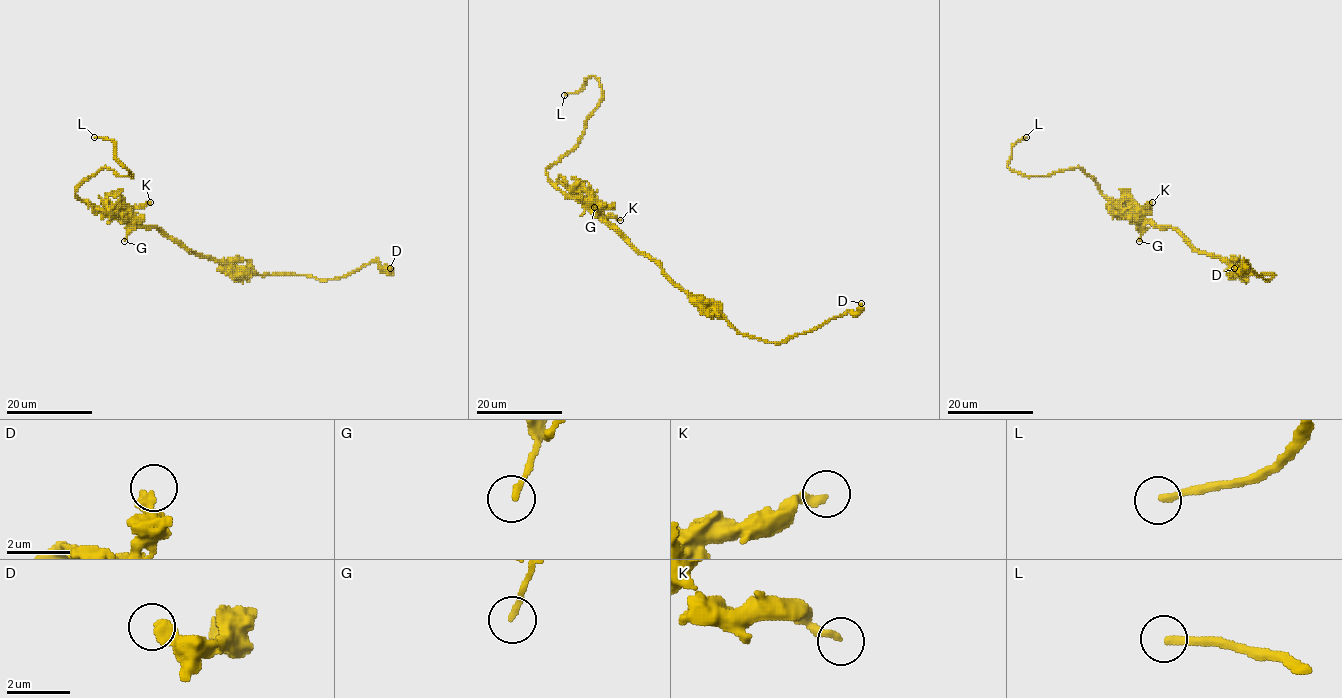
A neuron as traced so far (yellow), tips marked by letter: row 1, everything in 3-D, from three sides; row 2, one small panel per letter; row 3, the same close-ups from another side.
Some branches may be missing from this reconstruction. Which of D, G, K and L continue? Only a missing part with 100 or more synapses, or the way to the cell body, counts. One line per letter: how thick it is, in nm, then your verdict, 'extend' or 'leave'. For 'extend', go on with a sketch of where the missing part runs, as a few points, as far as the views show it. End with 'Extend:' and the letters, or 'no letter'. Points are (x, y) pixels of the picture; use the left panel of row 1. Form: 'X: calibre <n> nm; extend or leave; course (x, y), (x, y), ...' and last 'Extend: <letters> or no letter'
D: calibre 440 nm; leave
G: calibre 180 nm; leave
K: calibre 280 nm; leave
L: calibre 240 nm; extend; course (94, 137), (64, 141), (44, 153), (12, 154), (10, 157)
Extend: L

